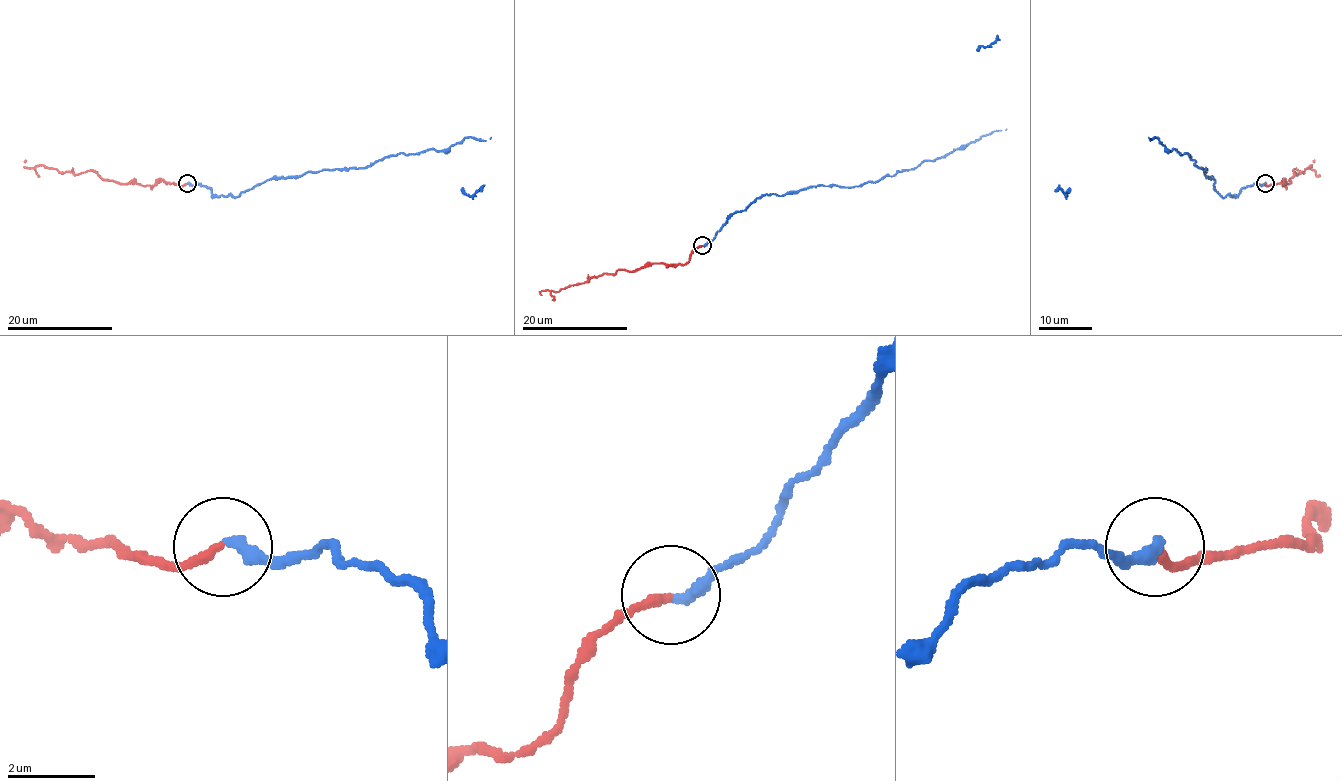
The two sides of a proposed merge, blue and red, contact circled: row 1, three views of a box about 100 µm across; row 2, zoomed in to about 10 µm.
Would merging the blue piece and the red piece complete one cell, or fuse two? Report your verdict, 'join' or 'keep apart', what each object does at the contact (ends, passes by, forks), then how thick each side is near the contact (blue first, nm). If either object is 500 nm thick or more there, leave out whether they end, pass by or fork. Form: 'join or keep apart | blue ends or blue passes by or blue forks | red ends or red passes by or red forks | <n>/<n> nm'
keep apart | blue ends | red ends | 320/200 nm

